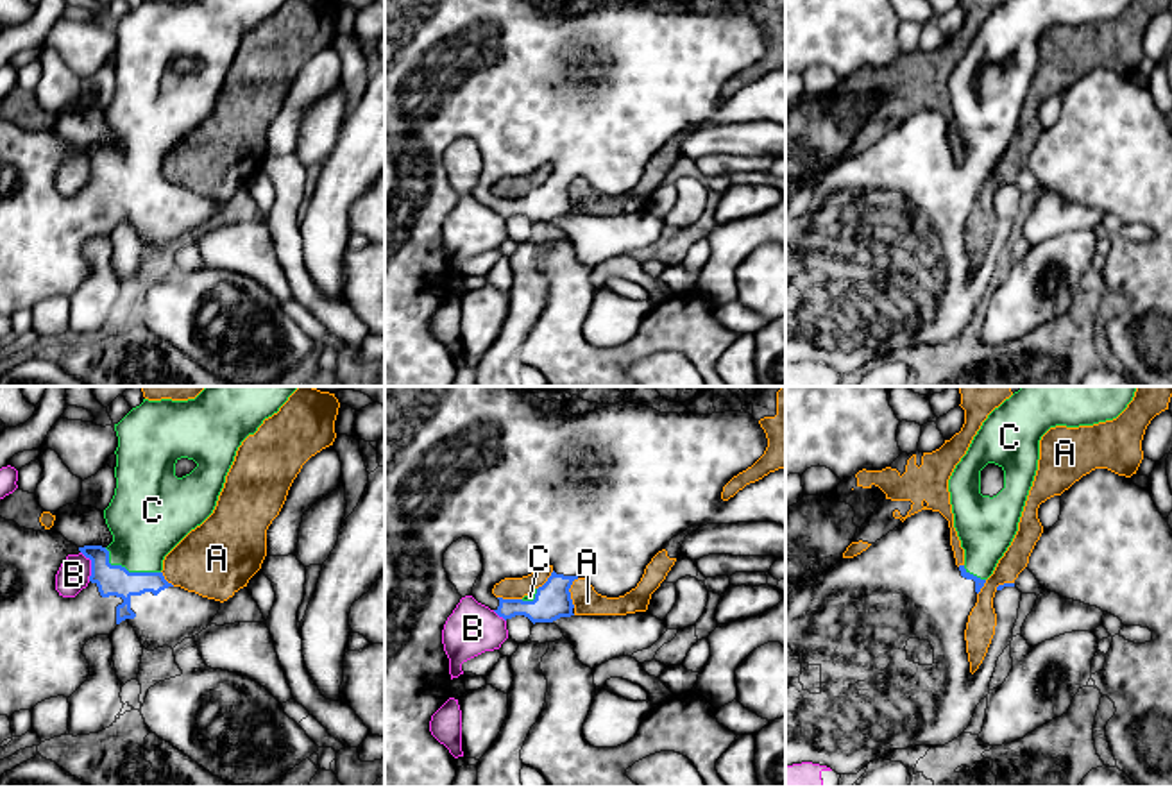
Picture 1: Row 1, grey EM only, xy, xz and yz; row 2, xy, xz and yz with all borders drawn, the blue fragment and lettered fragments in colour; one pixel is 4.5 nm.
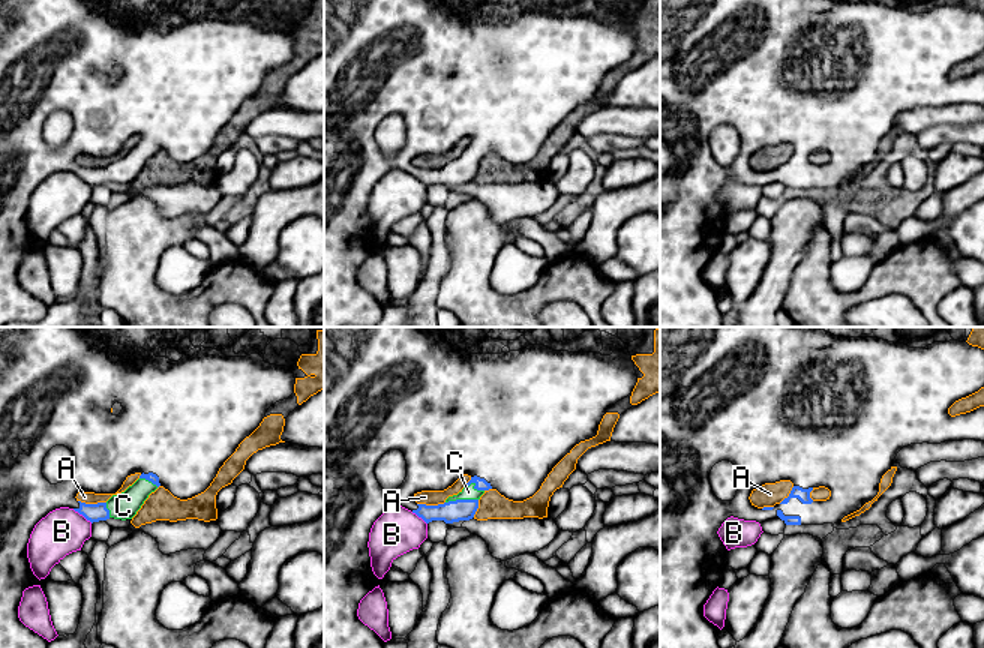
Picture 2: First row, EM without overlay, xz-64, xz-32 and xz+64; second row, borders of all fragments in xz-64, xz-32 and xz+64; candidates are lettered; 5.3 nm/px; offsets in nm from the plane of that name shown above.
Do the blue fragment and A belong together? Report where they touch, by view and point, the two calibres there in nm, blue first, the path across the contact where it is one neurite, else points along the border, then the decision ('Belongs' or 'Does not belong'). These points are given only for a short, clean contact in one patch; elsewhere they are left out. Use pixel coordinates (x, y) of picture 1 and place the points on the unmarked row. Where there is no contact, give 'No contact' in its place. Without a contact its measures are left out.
Touches blue at xz (569, 192). Thickness 160 nm (blue) against 120 nm. Does not belong

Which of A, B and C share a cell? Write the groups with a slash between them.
A / B / C

